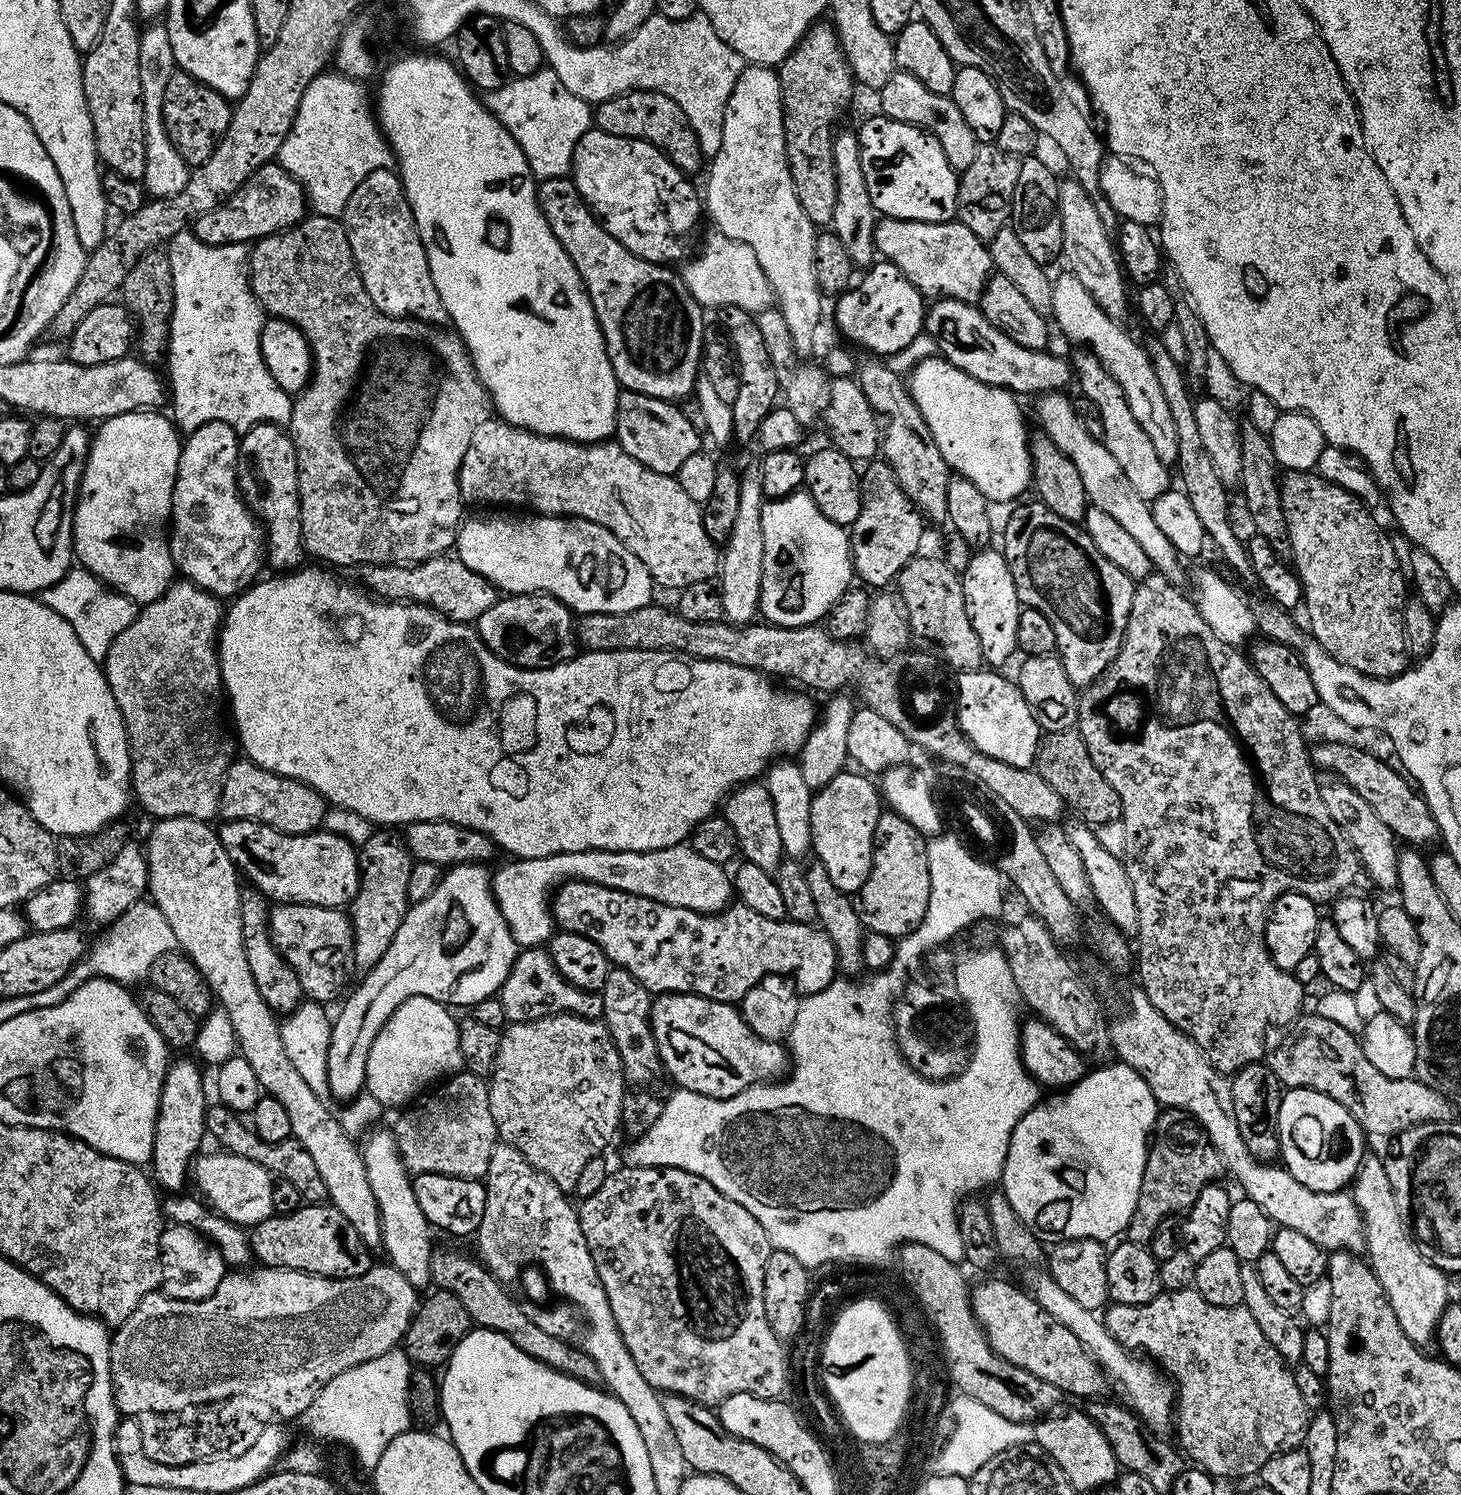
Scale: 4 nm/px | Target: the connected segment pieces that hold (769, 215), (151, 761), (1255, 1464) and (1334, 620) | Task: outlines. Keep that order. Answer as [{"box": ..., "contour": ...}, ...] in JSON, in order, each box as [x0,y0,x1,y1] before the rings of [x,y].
[{"box":[706,66,825,354],"contour":[[[748,66],[738,78],[730,94],[730,102],[724,115],[722,146],[718,154],[711,157],[708,172],[708,196],[706,192],[706,216],[713,220],[714,228],[731,239],[745,243],[754,250],[758,265],[765,272],[773,288],[775,303],[790,326],[797,353],[804,354],[816,344],[816,327],[820,324],[820,311],[825,301],[814,270],[814,246],[817,229],[798,206],[798,194],[794,194],[794,182],[790,178],[790,166],[786,154],[784,133],[784,95],[780,77],[771,67]]]},{"box":[102,578,234,822],"contour":[[[183,578],[169,584],[154,602],[143,605],[128,625],[121,628],[118,638],[110,646],[102,661],[104,676],[118,702],[128,735],[128,751],[132,754],[131,795],[152,815],[189,816],[195,820],[212,822],[220,811],[220,795],[224,776],[232,765],[234,736],[224,729],[220,717],[222,685],[218,637],[222,627],[222,604],[196,584]]]},{"box":[1102,1288,1310,1478],"contour":[[[1188,1288],[1181,1292],[1161,1291],[1144,1303],[1113,1303],[1103,1313],[1102,1319],[1108,1332],[1121,1346],[1147,1354],[1162,1365],[1165,1373],[1174,1377],[1178,1385],[1174,1429],[1180,1435],[1178,1444],[1183,1455],[1213,1478],[1255,1477],[1270,1458],[1293,1447],[1303,1437],[1310,1419],[1309,1410],[1298,1392],[1293,1369],[1266,1340],[1249,1310],[1243,1306],[1211,1304],[1199,1292]]]},{"box":[1280,470,1410,678],"contour":[[[1316,470],[1310,472],[1288,472],[1281,479],[1280,493],[1282,494],[1282,510],[1286,514],[1288,541],[1292,547],[1290,560],[1294,565],[1296,575],[1300,577],[1300,585],[1304,587],[1302,604],[1305,609],[1308,607],[1309,625],[1307,624],[1307,627],[1310,629],[1312,637],[1338,662],[1350,666],[1356,672],[1361,672],[1373,678],[1387,678],[1389,676],[1400,675],[1401,672],[1405,671],[1406,665],[1410,660],[1407,650],[1404,649],[1404,635],[1402,634],[1402,626],[1404,625],[1402,622],[1402,610],[1404,609],[1406,599],[1406,591],[1404,592],[1404,584],[1406,588],[1406,576],[1402,571],[1401,557],[1400,560],[1396,557],[1396,548],[1392,545],[1391,538],[1386,533],[1380,532],[1375,518],[1371,516],[1373,513],[1365,507],[1363,501],[1358,499],[1354,494],[1348,493],[1342,486],[1338,486],[1334,482],[1320,476],[1320,473]]]}]

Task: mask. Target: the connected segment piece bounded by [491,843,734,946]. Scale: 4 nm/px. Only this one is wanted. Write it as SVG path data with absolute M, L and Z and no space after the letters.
M687 843L675 844L669 848L663 848L662 850L650 850L649 852L615 852L614 850L582 850L581 852L563 852L562 854L550 854L546 858L530 858L529 860L521 860L519 858L513 859L512 864L508 864L505 868L500 868L497 872L491 873L492 877L492 894L496 897L496 904L500 907L500 913L505 922L508 923L508 929L512 932L512 938L520 946L540 946L550 939L554 931L554 921L552 918L552 898L557 888L560 885L565 884L568 880L585 880L586 882L594 882L595 884L601 884L602 886L610 886L614 890L622 890L626 894L634 894L635 896L641 896L642 898L650 898L654 902L662 902L663 904L669 904L670 906L678 906L679 908L685 908L686 910L694 910L701 914L715 914L723 912L725 908L729 907L734 900L734 880L731 875L726 873L725 865L718 862L712 862L711 860L702 857L698 854L698 851L689 846Z

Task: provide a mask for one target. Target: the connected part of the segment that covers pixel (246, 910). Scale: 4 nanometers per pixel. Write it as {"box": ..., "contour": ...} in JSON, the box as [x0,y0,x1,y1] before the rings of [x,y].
{"box":[240,886,305,1014],"contour":[[[251,886],[241,887],[240,905],[242,906],[242,946],[246,950],[246,962],[250,965],[250,974],[254,974],[254,986],[258,986],[258,994],[271,1006],[277,1014],[288,1014],[300,1007],[305,999],[302,982],[298,974],[282,958],[282,954],[274,946],[270,927],[270,901]]]}

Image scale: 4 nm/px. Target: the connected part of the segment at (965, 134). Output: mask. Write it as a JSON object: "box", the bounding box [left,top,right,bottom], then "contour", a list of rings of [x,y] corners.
{"box":[878,70,981,174],"contour":[[[899,70],[892,73],[886,86],[878,89],[878,96],[880,96],[879,111],[883,115],[891,120],[913,124],[914,127],[923,128],[925,132],[930,133],[938,142],[938,146],[942,146],[950,166],[957,174],[964,172],[966,166],[973,164],[974,154],[978,154],[981,142],[978,138],[974,138],[974,130],[970,130],[970,125],[967,124],[966,118],[962,118],[958,106],[954,106],[951,96],[934,94],[934,90],[926,90],[926,86],[922,86],[922,82],[914,78],[914,74],[906,74]]]}

